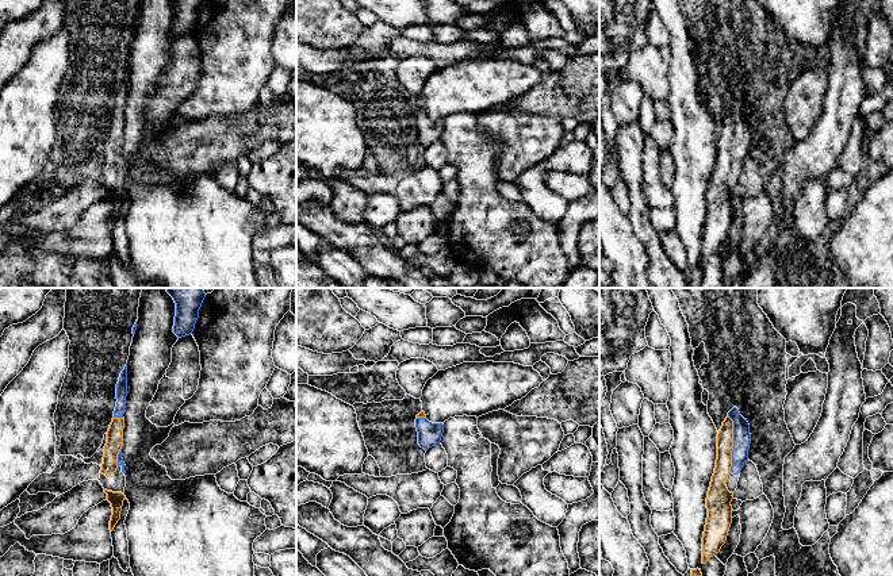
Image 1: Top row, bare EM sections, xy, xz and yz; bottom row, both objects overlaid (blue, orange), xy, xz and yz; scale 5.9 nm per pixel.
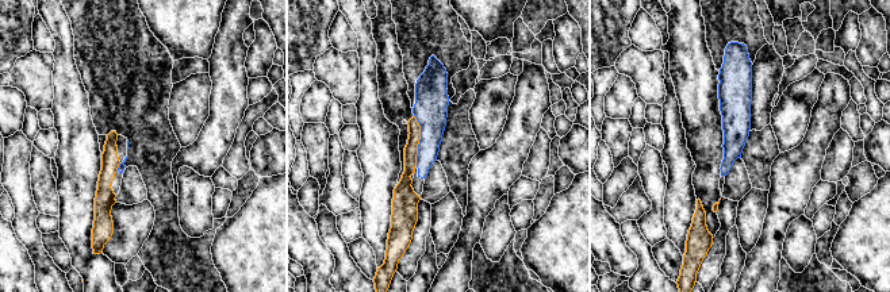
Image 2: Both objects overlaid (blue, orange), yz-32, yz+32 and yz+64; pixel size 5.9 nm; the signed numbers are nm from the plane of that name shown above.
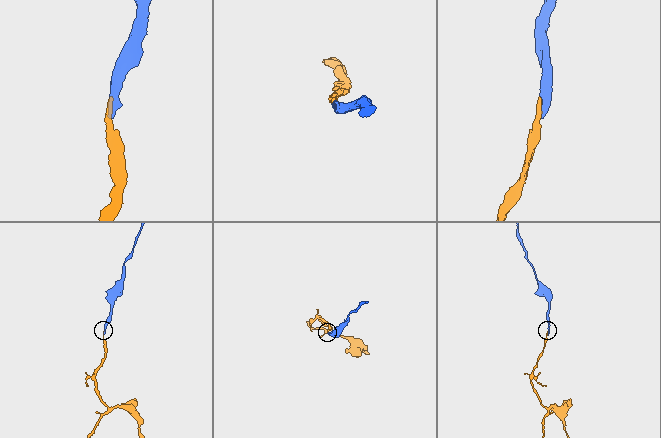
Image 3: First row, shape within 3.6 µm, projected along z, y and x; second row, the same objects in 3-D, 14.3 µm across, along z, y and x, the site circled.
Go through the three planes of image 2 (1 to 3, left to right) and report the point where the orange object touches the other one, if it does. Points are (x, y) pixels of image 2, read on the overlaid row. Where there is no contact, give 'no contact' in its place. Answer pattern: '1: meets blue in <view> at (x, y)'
1: meets blue in yz-32 at (119, 166)
2: meets blue in yz+32 at (419, 141)
3: no contact

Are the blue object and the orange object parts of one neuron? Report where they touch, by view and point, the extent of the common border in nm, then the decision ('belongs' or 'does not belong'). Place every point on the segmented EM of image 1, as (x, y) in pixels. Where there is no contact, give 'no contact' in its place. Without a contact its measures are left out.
yz (734, 444) | 340 nm | belongs

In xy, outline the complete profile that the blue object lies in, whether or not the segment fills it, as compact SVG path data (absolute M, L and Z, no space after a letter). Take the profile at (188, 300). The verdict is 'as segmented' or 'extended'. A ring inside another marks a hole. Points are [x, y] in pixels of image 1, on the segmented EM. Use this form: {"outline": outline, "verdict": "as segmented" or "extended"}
{"outline": "M165 288L176 303L173 333L181 338L192 334L206 297L202 288Z", "verdict": "as segmented"}

